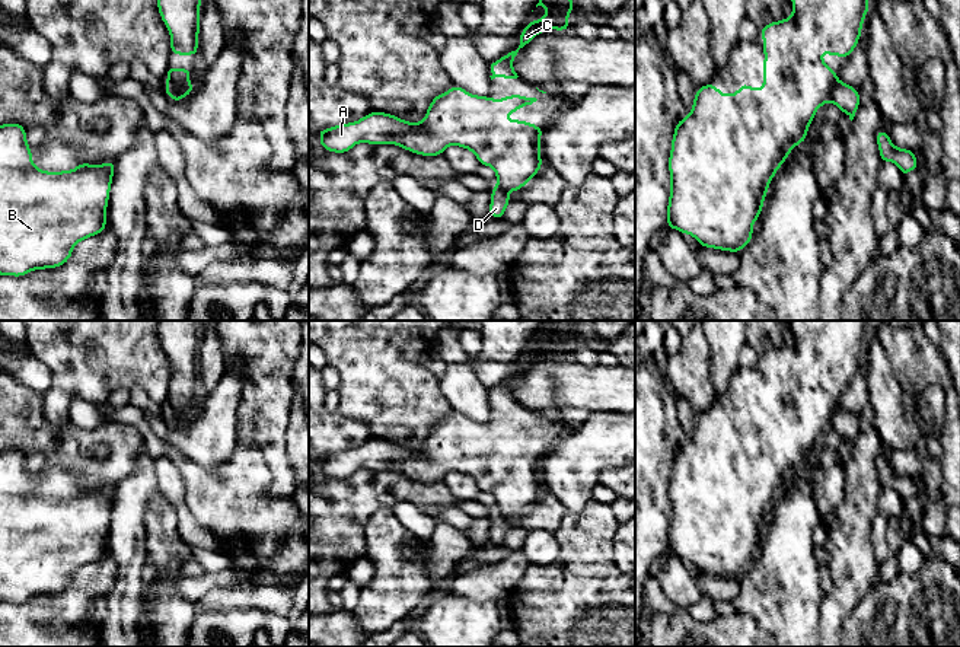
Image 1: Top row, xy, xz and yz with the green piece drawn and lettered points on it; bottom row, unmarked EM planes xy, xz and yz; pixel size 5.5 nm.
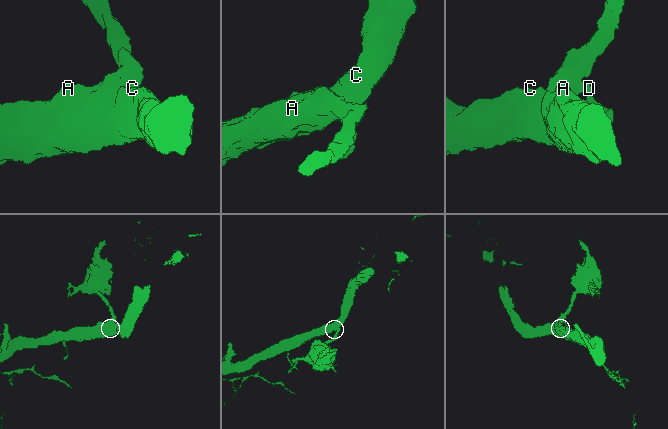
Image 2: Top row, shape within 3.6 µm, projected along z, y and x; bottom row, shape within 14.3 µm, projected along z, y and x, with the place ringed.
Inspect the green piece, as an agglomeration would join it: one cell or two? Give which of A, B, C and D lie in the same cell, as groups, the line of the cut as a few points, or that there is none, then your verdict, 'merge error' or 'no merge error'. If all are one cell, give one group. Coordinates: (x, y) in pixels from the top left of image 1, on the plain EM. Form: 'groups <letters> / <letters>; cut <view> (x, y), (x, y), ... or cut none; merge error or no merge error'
groups A B C / D; cut xy (168, 404), (182, 424); merge error

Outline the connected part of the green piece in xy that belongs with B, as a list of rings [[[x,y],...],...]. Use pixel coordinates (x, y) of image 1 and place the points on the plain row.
[[[0,450],[0,602],[22,603],[34,596],[58,595],[71,584],[77,568],[102,560],[115,490],[42,497],[34,491],[25,453]]]

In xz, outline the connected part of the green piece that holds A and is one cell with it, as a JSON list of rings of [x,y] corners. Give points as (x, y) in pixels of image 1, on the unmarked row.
[[[460,412],[433,424],[421,449],[408,449],[387,439],[373,437],[355,449],[318,456],[319,472],[332,479],[348,479],[357,469],[371,472],[395,471],[421,482],[441,482],[449,472],[471,477],[478,488],[491,493],[497,501],[497,513],[504,517],[520,517],[542,494],[539,452],[523,446],[510,447],[507,440],[536,428],[536,424],[507,421],[503,426],[471,421]]]

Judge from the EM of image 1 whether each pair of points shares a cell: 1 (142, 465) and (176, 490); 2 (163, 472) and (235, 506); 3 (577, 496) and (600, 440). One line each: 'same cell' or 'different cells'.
1: different cells
2: different cells
3: same cell

